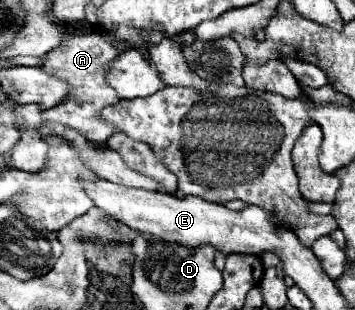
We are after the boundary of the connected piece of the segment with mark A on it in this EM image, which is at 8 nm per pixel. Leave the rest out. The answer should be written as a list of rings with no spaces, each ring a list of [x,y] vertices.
[[[65,35],[65,39],[61,39],[61,45],[47,53],[39,67],[45,67],[45,71],[53,71],[53,75],[61,75],[61,79],[65,79],[69,87],[73,87],[73,91],[69,91],[69,99],[65,99],[65,103],[41,111],[41,117],[45,121],[57,121],[61,125],[67,125],[87,139],[105,143],[115,131],[99,117],[99,111],[119,101],[115,91],[105,83],[105,65],[109,65],[119,53],[121,49],[115,47],[105,35]]]

